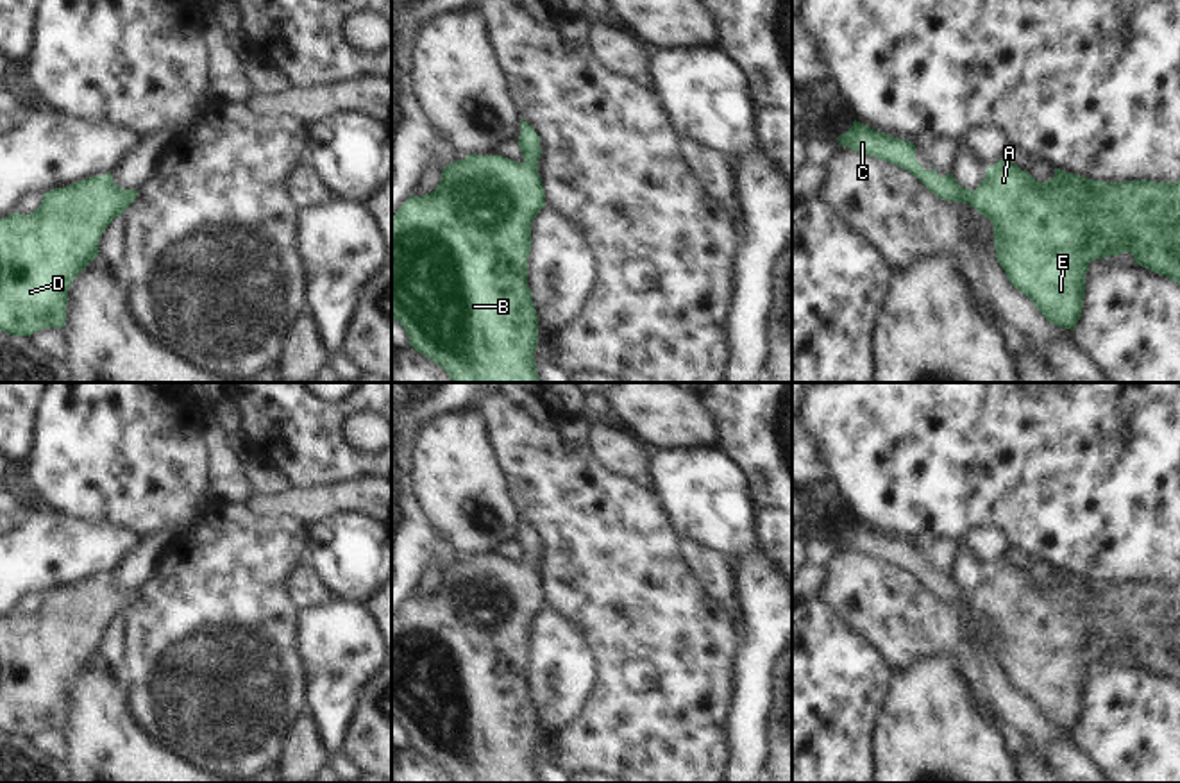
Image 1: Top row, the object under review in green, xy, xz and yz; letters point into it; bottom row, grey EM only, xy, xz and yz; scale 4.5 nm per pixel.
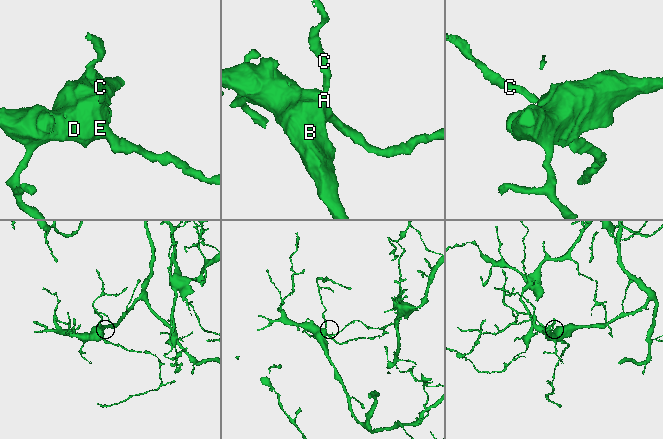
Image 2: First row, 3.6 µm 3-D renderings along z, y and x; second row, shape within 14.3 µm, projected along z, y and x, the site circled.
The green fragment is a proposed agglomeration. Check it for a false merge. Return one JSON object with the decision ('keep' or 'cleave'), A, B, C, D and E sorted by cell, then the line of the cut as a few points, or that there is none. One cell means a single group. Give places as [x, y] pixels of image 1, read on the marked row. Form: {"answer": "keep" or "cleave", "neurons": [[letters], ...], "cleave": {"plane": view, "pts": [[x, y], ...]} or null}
{"answer": "keep", "neurons": [["A", "B", "C", "D", "E"]], "cleave": null}

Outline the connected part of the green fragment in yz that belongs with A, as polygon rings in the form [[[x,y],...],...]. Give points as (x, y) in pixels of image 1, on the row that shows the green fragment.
[[[856,120],[837,139],[853,152],[878,157],[910,172],[939,198],[971,204],[980,215],[989,218],[994,227],[996,259],[1008,281],[1035,304],[1048,322],[1058,327],[1071,331],[1076,327],[1083,307],[1085,274],[1089,272],[1089,263],[1094,259],[1130,252],[1137,265],[1180,284],[1180,181],[1153,182],[1141,179],[1105,182],[1055,168],[1051,181],[1039,182],[1003,156],[996,164],[987,166],[985,179],[973,191],[960,186],[953,173],[940,177],[937,170],[924,170],[915,161],[915,145],[908,139],[898,139]]]

